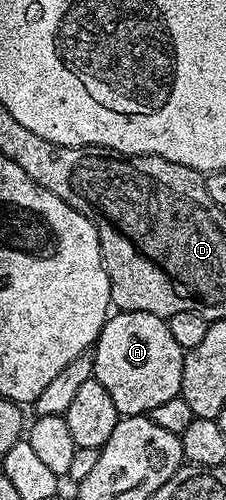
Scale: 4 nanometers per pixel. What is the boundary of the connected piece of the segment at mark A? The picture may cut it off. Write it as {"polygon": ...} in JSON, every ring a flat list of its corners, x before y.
{"polygon":[[117,311,106,319,91,351,93,378,111,393,118,416,149,415,163,401,181,394,185,352,171,337,168,322,162,316,142,311]]}

